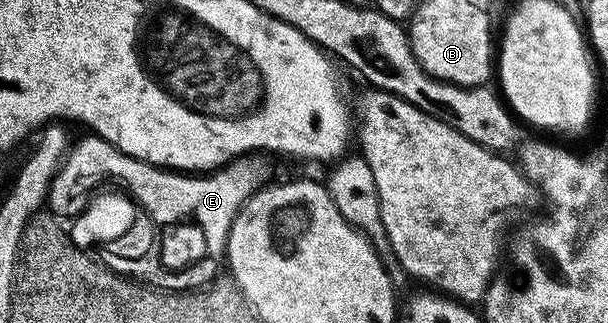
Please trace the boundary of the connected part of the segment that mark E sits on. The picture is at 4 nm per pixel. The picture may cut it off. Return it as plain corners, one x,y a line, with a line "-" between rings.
92,133
85,135
70,146
51,181
46,199
48,210
59,219
72,219
84,210
89,199
87,194
83,195
97,181
107,177
119,179
127,185
126,190
133,201
145,210
156,226
187,221
195,226
200,235
187,236
185,241
189,245
183,249
163,250
161,263
167,269
187,269
195,262
204,261
203,265
194,269
192,284
197,287
208,285
220,272
218,260
221,261
226,256
228,233
240,207
272,178
268,161
270,158
261,153
246,153
212,173
195,176
137,160
136,157
125,155
103,137

